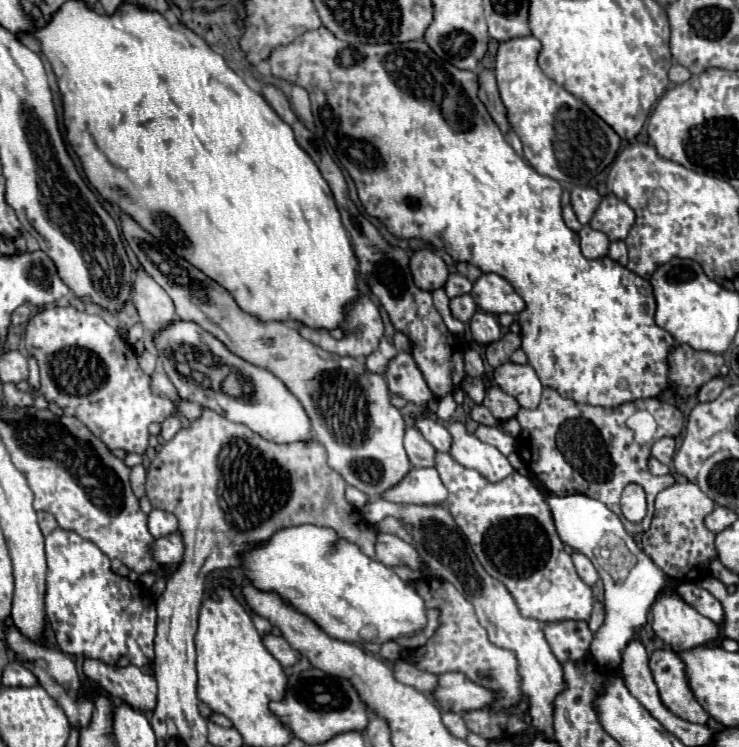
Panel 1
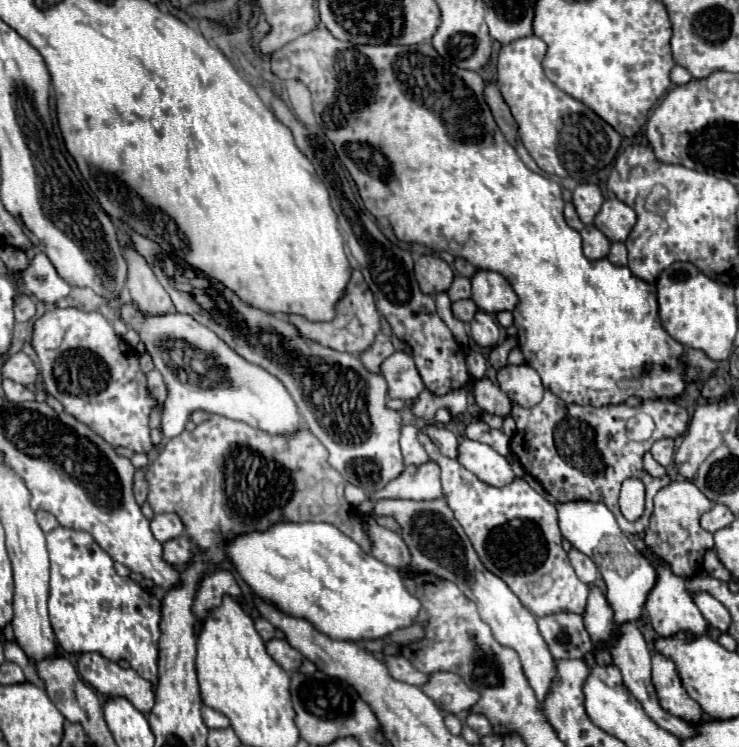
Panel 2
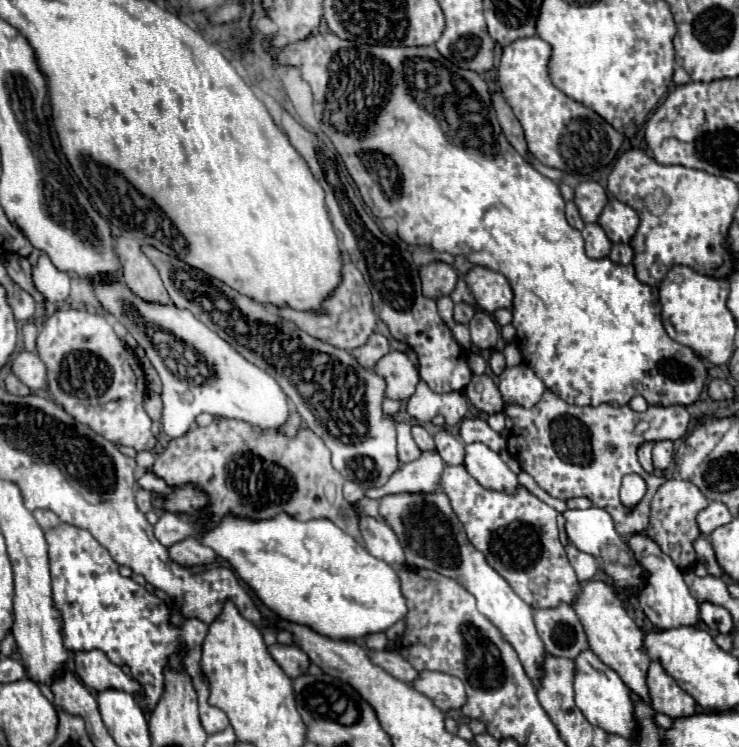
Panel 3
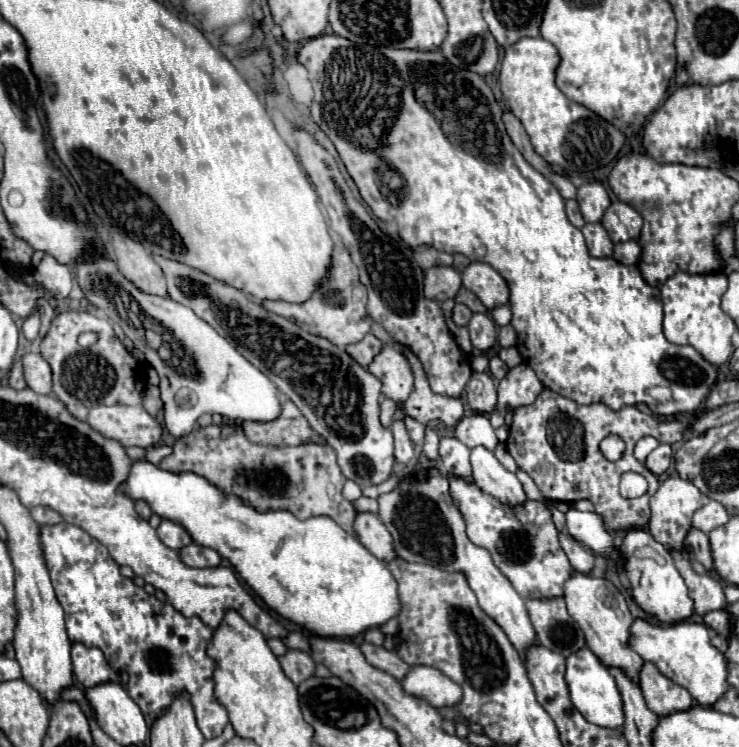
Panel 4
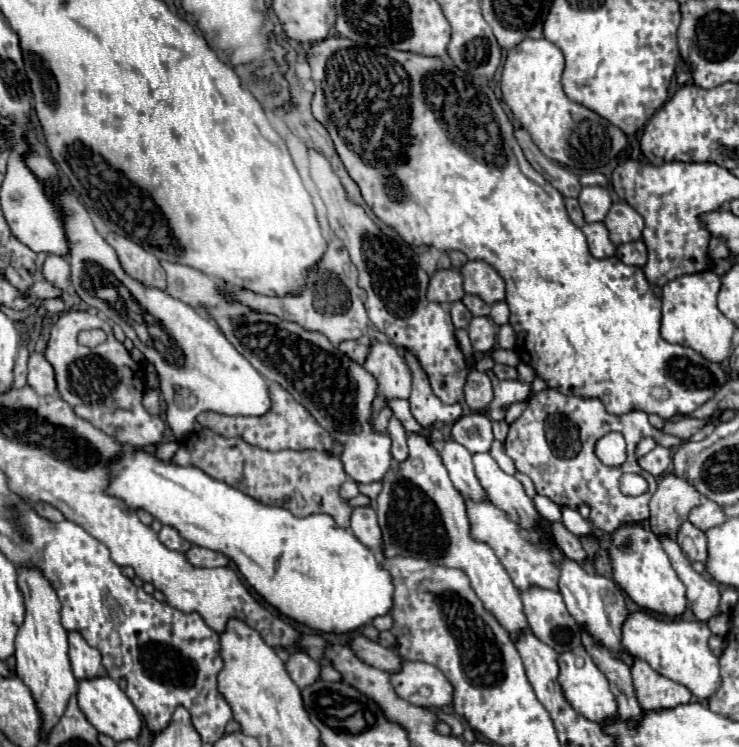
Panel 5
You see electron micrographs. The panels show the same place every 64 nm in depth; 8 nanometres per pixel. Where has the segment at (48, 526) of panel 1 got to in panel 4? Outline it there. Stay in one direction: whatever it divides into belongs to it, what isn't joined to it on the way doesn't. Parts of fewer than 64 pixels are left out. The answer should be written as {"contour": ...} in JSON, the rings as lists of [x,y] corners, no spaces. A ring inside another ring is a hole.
{"contour":[[[36,506],[30,510],[32,518],[38,522],[38,524],[58,524],[62,518],[58,512],[54,512],[52,508],[44,508],[44,506]]]}

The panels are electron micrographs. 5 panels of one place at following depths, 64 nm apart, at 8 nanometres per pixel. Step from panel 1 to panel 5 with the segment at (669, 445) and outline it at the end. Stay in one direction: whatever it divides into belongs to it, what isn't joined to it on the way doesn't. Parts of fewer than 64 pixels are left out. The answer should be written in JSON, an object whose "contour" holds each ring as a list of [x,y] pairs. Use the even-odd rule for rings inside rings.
{"contour":[[[656,446],[652,452],[648,452],[646,456],[638,458],[638,464],[642,470],[650,472],[652,476],[662,476],[666,472],[666,468],[670,466],[672,458],[670,458],[670,450],[668,448],[662,448],[662,446]]]}

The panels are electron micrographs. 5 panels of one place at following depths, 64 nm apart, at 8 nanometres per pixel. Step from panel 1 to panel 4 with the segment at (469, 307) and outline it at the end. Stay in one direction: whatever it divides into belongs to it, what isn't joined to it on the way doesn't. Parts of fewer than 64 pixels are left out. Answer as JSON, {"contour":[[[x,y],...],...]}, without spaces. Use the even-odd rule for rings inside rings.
{"contour":[[[456,304],[456,306],[454,306],[454,310],[452,310],[452,320],[454,320],[456,326],[466,326],[470,318],[472,318],[472,312],[470,312],[468,306],[464,306],[464,304]]]}

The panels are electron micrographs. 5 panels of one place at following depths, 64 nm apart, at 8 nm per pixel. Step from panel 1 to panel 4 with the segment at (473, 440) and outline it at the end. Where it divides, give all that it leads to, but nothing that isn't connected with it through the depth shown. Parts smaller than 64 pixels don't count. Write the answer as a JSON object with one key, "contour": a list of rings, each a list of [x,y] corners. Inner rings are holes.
{"contour":[[[482,446],[474,448],[470,462],[472,462],[476,486],[482,492],[494,496],[496,500],[500,500],[502,504],[508,504],[508,506],[524,504],[526,494],[524,494],[520,480],[516,478],[516,474],[508,472],[490,450],[486,450]]]}

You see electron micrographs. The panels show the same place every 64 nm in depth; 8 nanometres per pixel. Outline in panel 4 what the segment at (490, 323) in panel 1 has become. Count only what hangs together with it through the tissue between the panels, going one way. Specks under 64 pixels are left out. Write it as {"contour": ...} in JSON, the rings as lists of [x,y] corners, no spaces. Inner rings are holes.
{"contour":[[[474,314],[468,324],[468,330],[470,330],[470,340],[474,348],[486,352],[496,344],[498,326],[488,314]]]}

